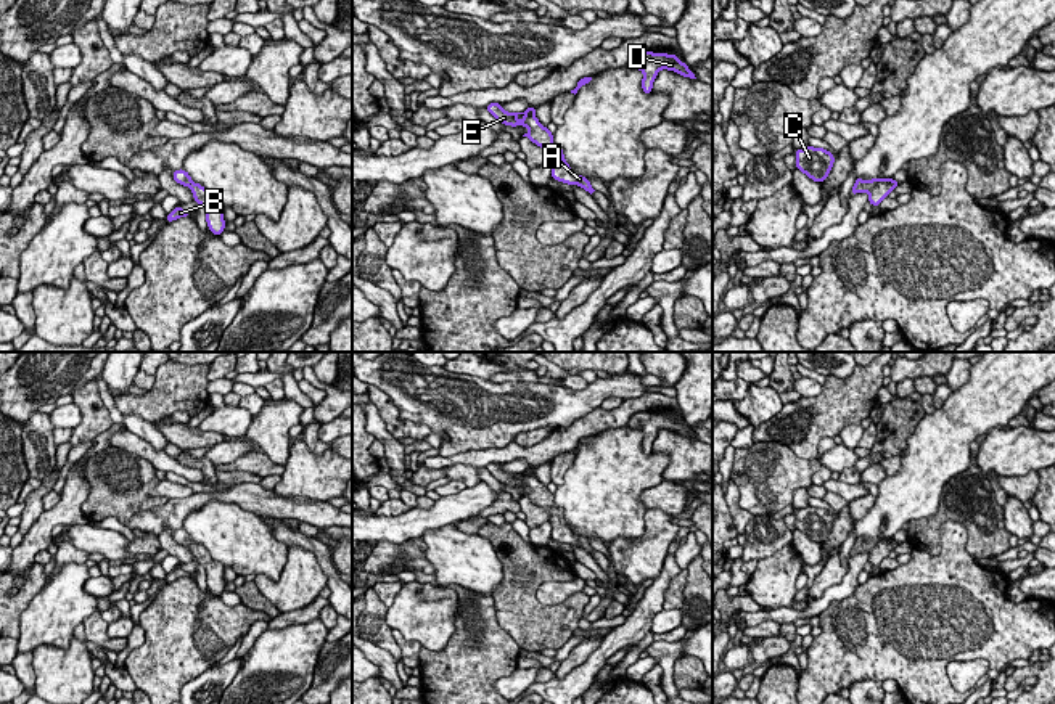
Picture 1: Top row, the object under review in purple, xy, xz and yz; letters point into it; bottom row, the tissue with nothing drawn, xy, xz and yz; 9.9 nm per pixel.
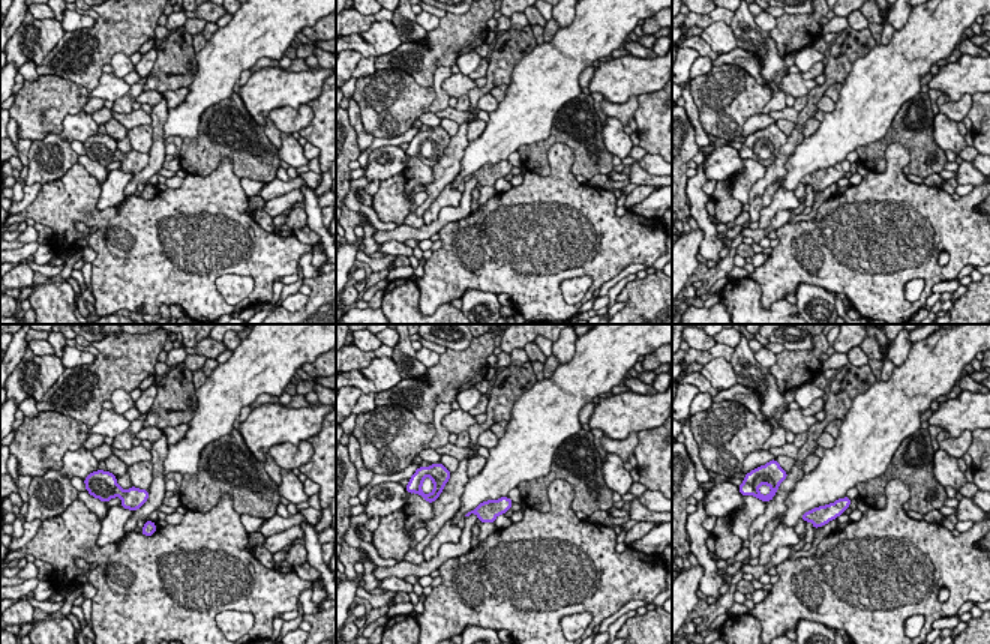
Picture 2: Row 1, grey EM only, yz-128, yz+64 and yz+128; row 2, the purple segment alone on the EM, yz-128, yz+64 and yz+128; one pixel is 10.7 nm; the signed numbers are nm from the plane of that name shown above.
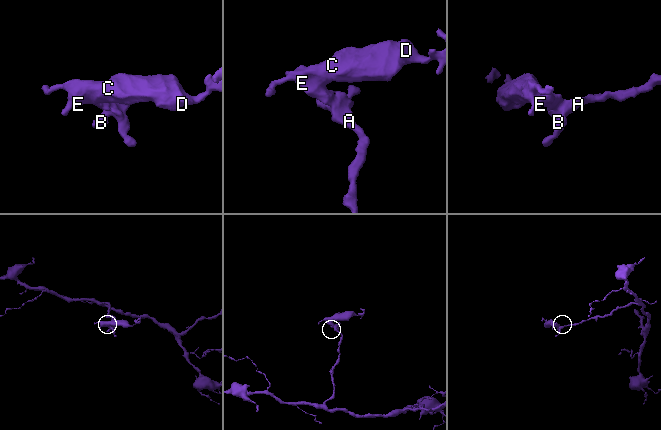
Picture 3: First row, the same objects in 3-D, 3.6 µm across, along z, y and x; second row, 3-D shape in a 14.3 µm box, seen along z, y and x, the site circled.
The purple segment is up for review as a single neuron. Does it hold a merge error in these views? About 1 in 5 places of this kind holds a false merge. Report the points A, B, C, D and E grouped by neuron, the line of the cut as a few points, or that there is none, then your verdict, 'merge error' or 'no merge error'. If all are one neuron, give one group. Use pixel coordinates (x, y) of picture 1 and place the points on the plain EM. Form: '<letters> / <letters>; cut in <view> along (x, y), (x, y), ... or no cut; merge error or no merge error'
A B C D E; no cut; no merge error

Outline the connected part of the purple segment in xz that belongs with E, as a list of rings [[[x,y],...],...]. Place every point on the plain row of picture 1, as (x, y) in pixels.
[[[489,463],[486,469],[500,482],[510,487],[523,485],[528,487],[529,492],[523,497],[528,497],[537,506],[547,510],[550,513],[552,524],[552,538],[568,545],[577,545],[589,551],[590,555],[595,551],[584,535],[577,535],[573,532],[569,524],[564,519],[563,508],[553,505],[553,493],[542,485],[542,482],[536,477],[536,466],[529,466],[524,473],[508,473],[502,469],[500,463]]]

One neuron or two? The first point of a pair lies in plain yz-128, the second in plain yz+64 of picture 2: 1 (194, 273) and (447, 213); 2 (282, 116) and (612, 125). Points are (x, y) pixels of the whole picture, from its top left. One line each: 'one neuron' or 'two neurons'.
1: two neurons
2: two neurons

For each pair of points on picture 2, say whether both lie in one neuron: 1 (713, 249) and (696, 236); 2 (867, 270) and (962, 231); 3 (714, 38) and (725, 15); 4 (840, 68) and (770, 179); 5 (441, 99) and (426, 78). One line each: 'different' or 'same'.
1: different
2: same
3: different
4: same
5: different

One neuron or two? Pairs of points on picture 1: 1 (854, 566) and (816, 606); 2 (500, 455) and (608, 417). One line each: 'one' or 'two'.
1: one
2: one

